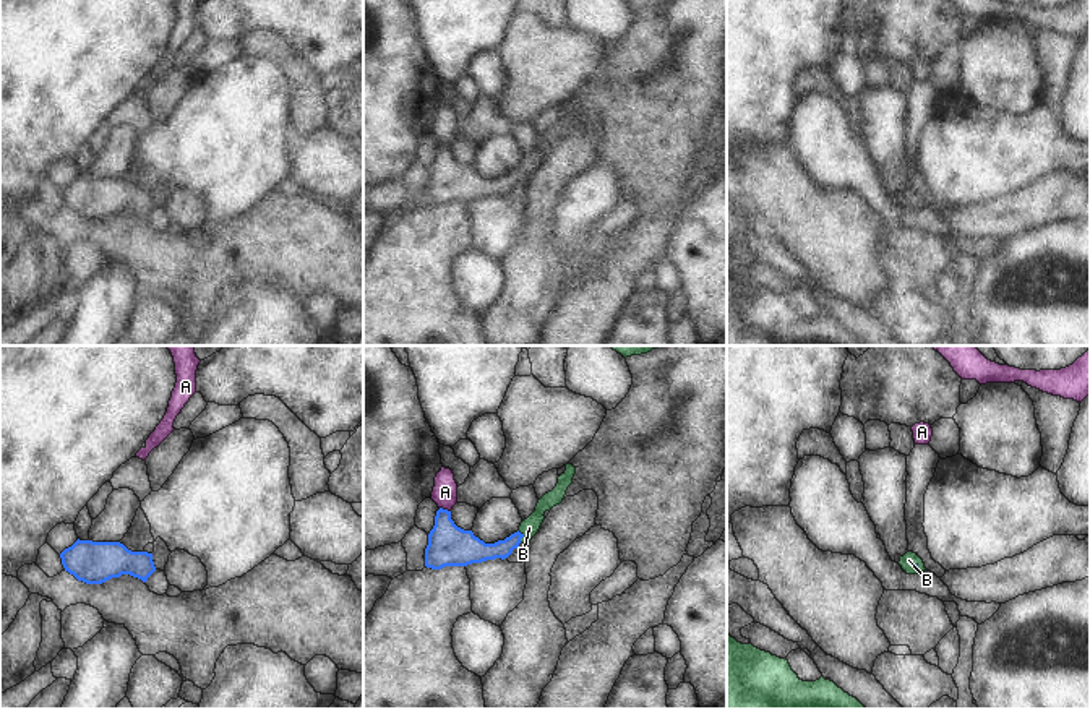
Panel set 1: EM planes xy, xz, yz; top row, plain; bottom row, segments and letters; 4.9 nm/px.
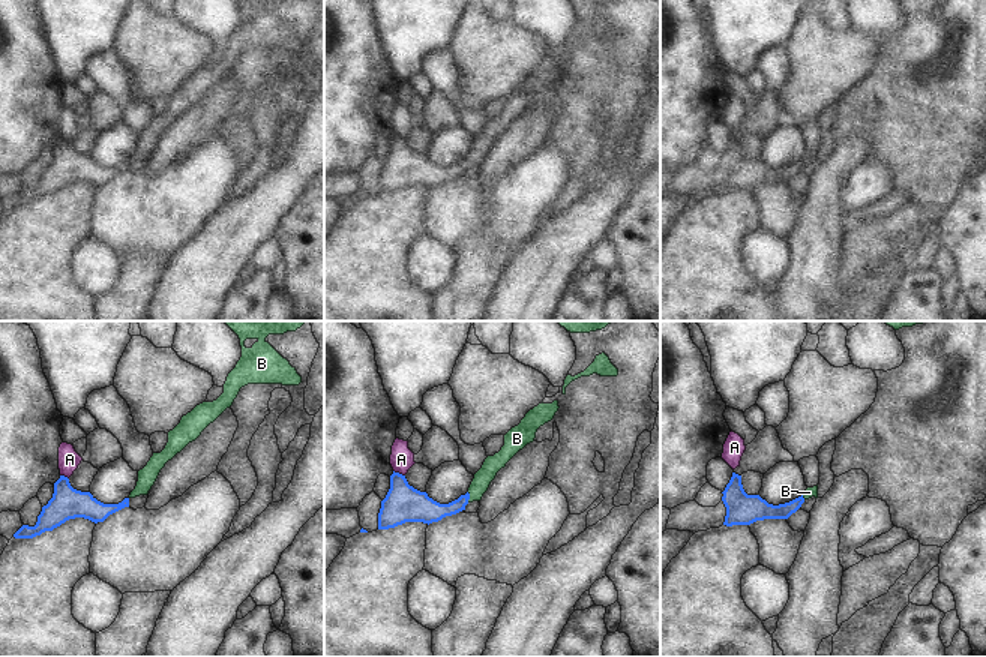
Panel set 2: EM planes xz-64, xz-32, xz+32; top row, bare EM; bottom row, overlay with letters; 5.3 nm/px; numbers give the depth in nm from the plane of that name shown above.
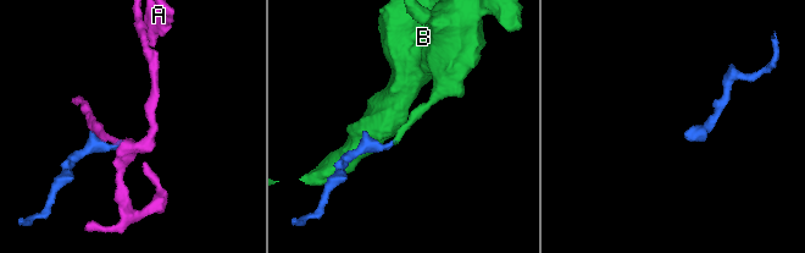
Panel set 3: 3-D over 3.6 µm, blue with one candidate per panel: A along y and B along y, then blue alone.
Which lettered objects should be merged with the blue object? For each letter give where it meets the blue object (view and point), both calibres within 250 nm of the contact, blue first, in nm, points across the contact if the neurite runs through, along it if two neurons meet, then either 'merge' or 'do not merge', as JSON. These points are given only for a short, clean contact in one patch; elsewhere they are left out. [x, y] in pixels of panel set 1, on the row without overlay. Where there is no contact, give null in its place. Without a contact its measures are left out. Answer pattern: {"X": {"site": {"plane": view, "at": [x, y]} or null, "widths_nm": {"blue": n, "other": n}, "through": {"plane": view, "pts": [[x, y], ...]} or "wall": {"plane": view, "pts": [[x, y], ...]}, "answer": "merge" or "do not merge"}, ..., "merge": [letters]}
{"A": {"site": {"plane": "xz", "at": [445, 146]}, "widths_nm": {"blue": 200, "other": 130}, "wall": {"plane": "xz", "pts": [[440, 143], [450, 148]]}, "answer": "do not merge"}, "B": {"site": {"plane": "xz", "at": [523, 172]}, "widths_nm": {"blue": 120, "other": 90}, "through": {"plane": "xz", "pts": [[476, 187], [498, 187], [523, 172], [529, 164]]}, "answer": "merge"}, "merge": ["B"]}

